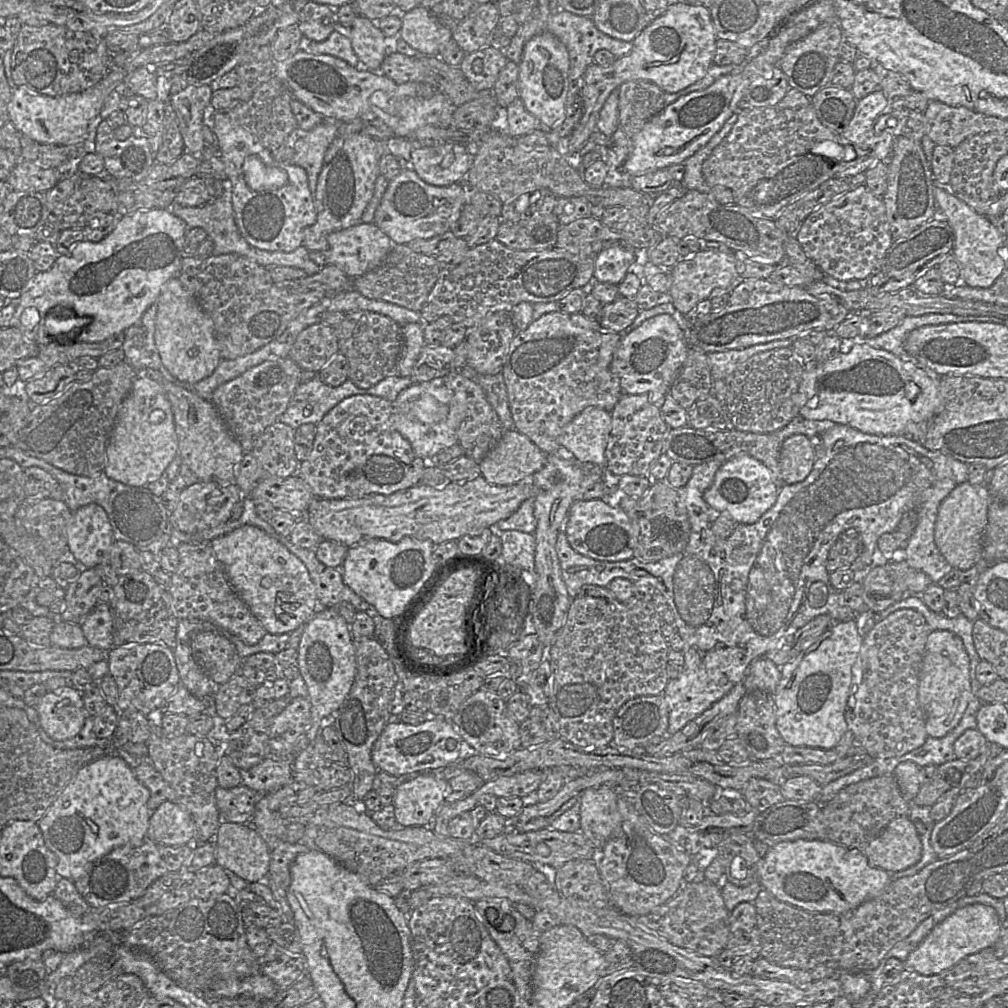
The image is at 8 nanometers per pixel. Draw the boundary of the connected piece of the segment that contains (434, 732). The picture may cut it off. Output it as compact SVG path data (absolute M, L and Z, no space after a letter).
M429 717L419 725L390 720L372 749L372 761L379 771L401 776L424 770L443 769L458 761L463 738L451 721Z

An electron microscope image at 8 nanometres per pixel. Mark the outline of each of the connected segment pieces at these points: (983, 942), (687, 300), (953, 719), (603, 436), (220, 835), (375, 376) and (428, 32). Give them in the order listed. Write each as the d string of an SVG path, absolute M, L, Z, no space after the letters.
M971 904L957 909L938 923L923 941L908 955L905 968L924 976L939 974L950 969L965 957L993 947L1002 924L994 908L984 904Z
M716 249L700 250L691 256L679 256L679 261L670 269L672 285L669 290L672 303L682 314L693 314L697 304L705 299L711 299L717 293L730 291L730 286L739 277L738 259L734 251L722 252Z
M937 630L927 637L919 673L918 700L929 737L942 738L961 721L971 699L970 659L962 640L949 631Z
M587 407L563 427L559 444L570 451L578 462L591 462L605 469L605 448L610 429L610 412Z
M222 822L214 838L215 864L233 873L248 883L265 881L269 871L270 849L251 822Z
M358 311L346 313L344 320L334 327L338 340L339 353L344 355L349 364L349 379L361 389L368 389L383 379L397 375L398 361L403 347L401 326L387 316L369 312Z
M423 6L401 13L401 19L399 37L425 55L438 56L452 38L452 31Z

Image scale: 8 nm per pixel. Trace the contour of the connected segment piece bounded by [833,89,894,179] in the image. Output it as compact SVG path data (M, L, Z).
M881 89L868 94L861 100L857 101L853 117L846 127L845 131L840 135L848 140L856 150L856 158L853 161L841 163L835 166L835 174L833 178L842 179L864 173L872 166L885 161L891 157L894 144L894 136L886 125L882 124L881 118L886 117L887 109L890 101Z

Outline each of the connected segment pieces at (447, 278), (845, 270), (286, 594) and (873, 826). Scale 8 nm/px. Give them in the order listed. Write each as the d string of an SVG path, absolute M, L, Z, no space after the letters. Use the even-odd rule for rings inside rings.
M494 239L470 248L457 267L441 270L420 311L422 322L430 324L441 316L449 316L453 323L470 328L487 315L510 311L520 302L556 302L573 289L592 284L595 258L556 247L546 250L514 250Z
M865 185L848 192L815 209L801 224L795 238L806 256L811 259L825 275L839 282L866 280L877 267L886 251L895 240L890 233L886 207L883 199L875 197Z
M243 525L211 541L214 553L241 599L271 634L290 634L317 612L315 586L303 562L257 526Z
M893 775L874 777L851 784L822 806L826 840L848 849L864 853L866 846L875 839L895 818L907 816L912 802L902 795Z

